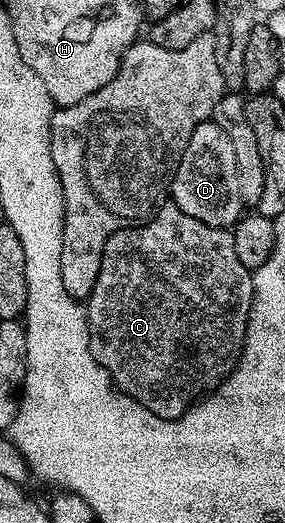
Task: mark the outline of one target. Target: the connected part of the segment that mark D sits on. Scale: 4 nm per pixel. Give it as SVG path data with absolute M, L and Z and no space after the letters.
M206 120L197 126L197 130L193 130L193 138L189 138L189 146L185 146L185 154L175 167L169 196L177 207L185 210L185 214L189 214L189 218L197 218L214 228L230 229L239 223L245 205L237 186L237 158L233 155L229 134L225 134L225 130L221 130L221 126L217 126L214 120Z

